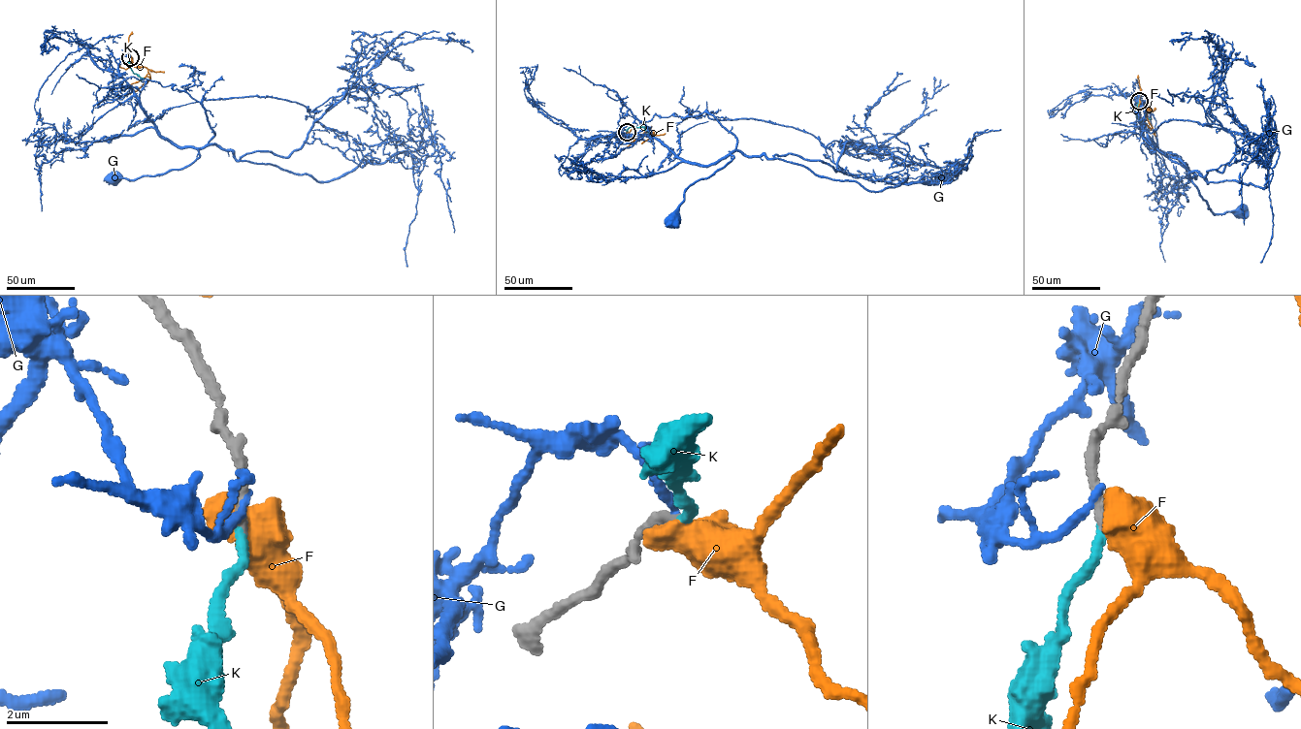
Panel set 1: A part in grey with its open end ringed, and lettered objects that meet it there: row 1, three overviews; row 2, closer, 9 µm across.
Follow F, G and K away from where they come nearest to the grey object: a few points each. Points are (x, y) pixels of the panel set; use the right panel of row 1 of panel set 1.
F: (1139, 101), (1149, 109), (1144, 120), (1151, 128)
G: (1139, 101), (1148, 141), (1193, 172), (1192, 182), (1207, 208), (1216, 213), (1240, 212)
K: (1139, 101), (1136, 116), (1140, 120), (1151, 118)

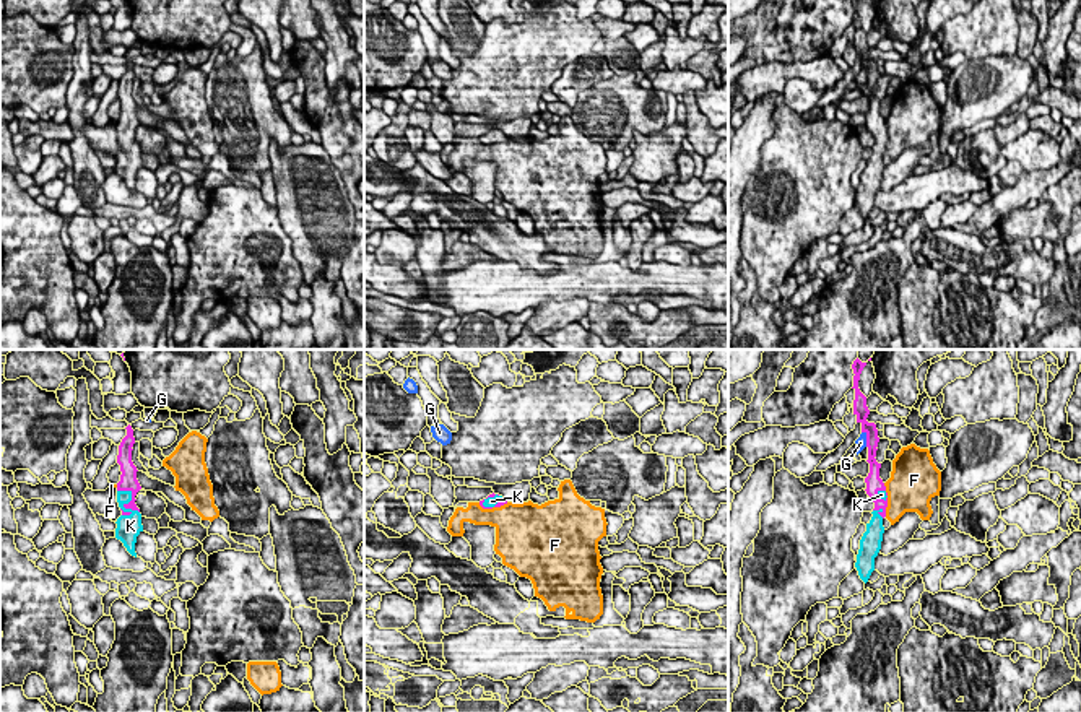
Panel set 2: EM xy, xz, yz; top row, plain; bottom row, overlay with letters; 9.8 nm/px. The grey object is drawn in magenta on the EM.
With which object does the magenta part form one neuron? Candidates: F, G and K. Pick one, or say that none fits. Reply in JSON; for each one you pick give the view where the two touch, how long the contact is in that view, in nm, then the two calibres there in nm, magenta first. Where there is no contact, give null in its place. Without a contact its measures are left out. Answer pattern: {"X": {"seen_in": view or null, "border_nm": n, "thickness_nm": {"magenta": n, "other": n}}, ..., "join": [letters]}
{"K": {"seen_in": "xy", "border_nm": 320, "thickness_nm": {"magenta": 170, "other": 220}}, "join": ["K"]}

